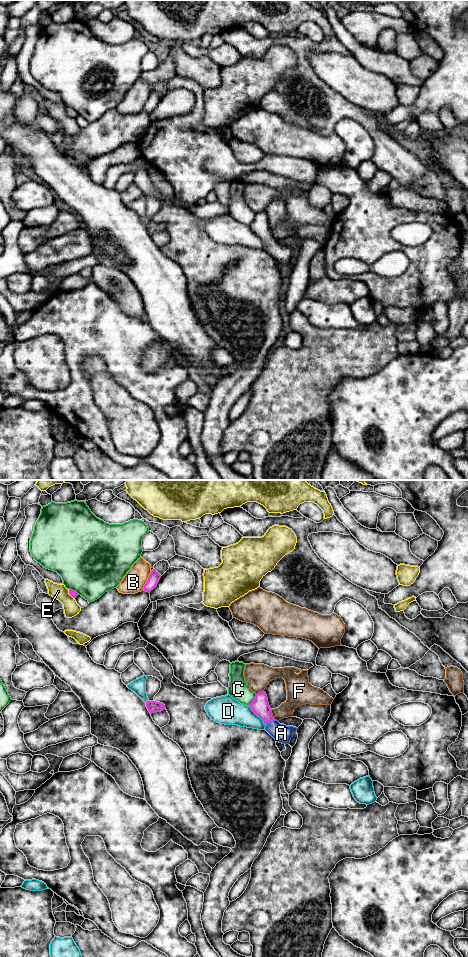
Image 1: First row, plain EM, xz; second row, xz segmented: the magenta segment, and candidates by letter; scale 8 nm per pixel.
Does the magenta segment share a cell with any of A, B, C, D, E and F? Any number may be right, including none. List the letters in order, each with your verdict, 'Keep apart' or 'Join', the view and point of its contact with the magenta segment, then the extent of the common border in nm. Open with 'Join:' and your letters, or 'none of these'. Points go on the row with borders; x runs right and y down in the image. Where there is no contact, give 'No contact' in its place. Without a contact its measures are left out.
Join: A
A: Join. Touches magenta at xz (270, 721). Shared border 80 nm
B: Keep apart. Touches magenta at xz (147, 580). Shared border 170 nm
C: Keep apart. Touches magenta at xz (253, 700). Shared border 120 nm
D: Keep apart. Touches magenta at xz (257, 715). Shared border 200 nm
E: Keep apart. Touches magenta at xz (70, 594). Shared border 90 nm
F: Keep apart. Touches magenta at xz (271, 714). Shared border 90 nm

